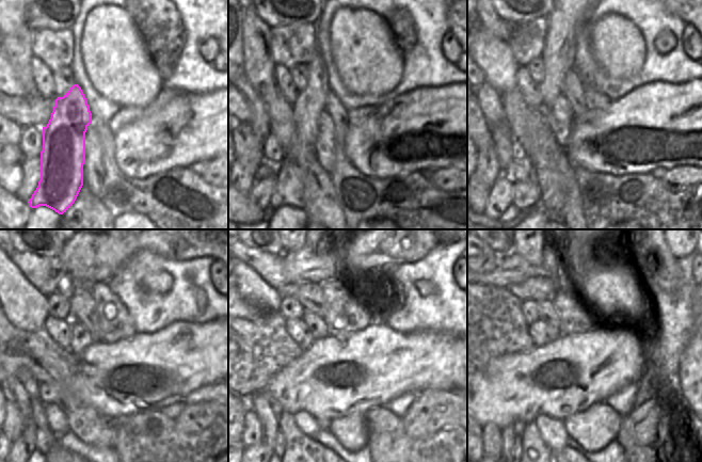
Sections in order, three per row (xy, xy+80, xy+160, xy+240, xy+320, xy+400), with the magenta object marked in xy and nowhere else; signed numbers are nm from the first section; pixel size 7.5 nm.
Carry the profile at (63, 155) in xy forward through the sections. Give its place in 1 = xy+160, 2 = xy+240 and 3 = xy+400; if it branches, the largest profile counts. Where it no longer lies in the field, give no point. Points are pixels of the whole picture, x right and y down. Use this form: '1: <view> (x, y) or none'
1: xy+160 (570, 12)
2: xy+240 (44, 440)
3: xy+400 (517, 446)

